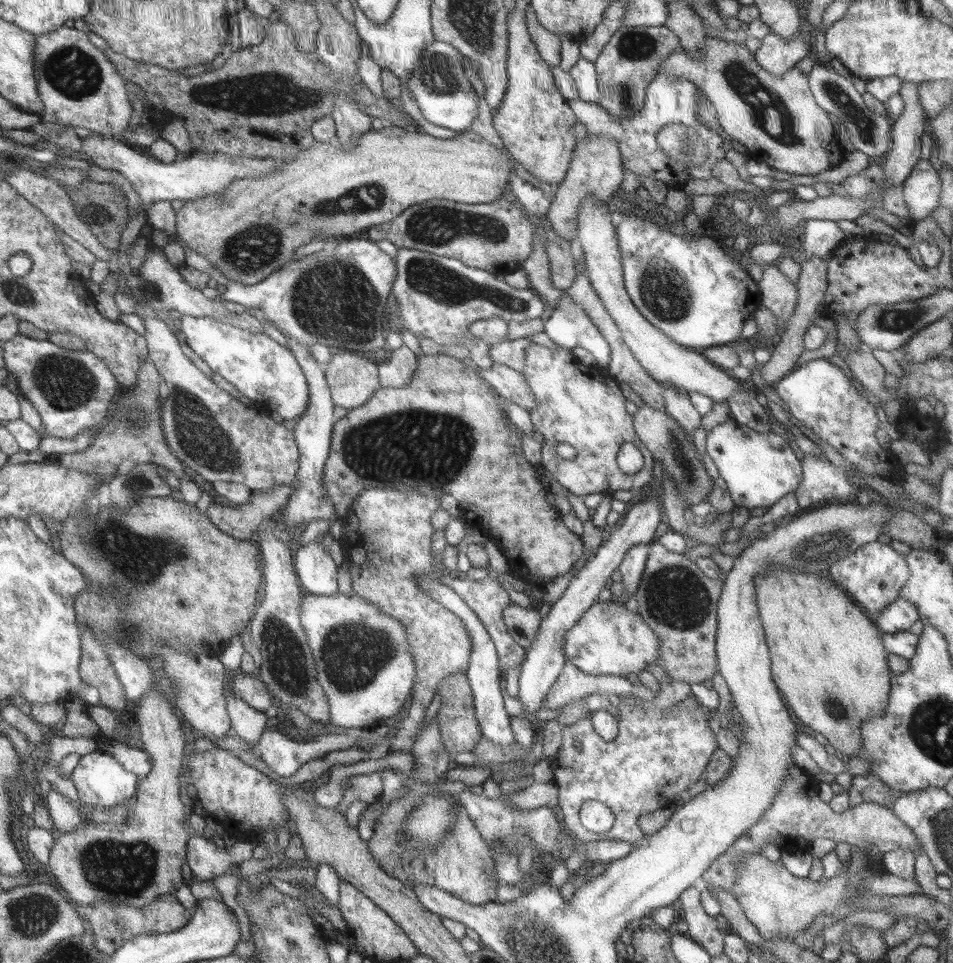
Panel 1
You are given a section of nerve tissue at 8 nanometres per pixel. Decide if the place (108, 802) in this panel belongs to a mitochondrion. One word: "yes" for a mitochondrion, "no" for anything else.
no

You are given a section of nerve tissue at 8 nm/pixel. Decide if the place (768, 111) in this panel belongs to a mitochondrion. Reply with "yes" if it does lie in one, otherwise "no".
yes

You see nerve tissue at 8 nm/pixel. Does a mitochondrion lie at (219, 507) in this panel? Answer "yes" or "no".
no

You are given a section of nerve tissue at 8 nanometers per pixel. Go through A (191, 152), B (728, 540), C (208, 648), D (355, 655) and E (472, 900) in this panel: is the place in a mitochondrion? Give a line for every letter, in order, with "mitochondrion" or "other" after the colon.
A: other
B: other
C: other
D: mitochondrion
E: other

